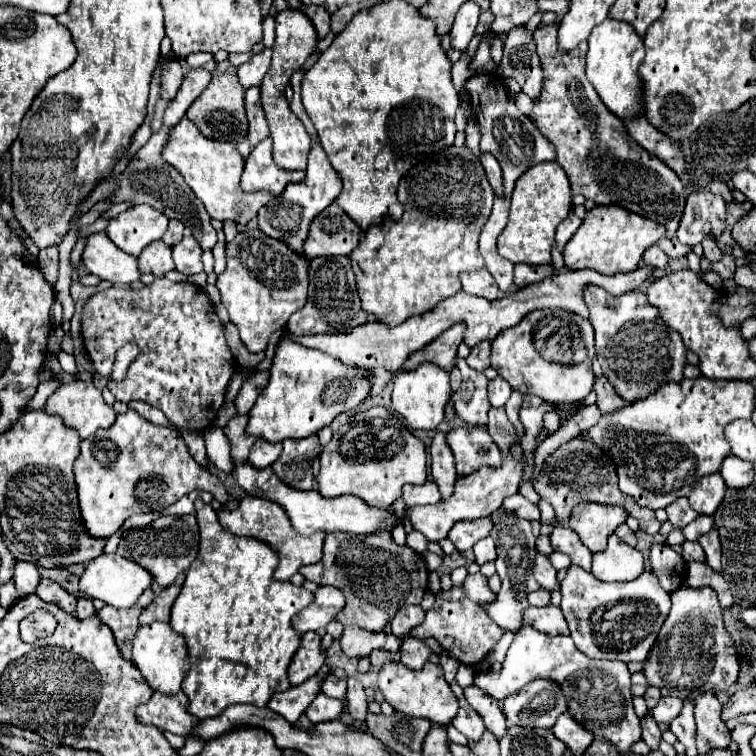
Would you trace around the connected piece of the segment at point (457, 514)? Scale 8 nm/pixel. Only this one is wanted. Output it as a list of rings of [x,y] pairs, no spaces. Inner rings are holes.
[[[505,454],[503,456],[503,464],[499,468],[479,468],[479,472],[473,472],[471,476],[461,476],[457,478],[455,484],[455,492],[449,500],[439,502],[435,506],[413,506],[407,508],[407,518],[411,520],[411,524],[415,526],[415,530],[419,530],[421,534],[427,536],[427,540],[439,542],[443,538],[447,538],[451,526],[459,520],[475,520],[475,518],[487,518],[491,516],[491,512],[495,512],[503,498],[517,494],[519,490],[519,482],[523,478],[523,470],[525,470],[525,460],[515,458],[513,454]]]

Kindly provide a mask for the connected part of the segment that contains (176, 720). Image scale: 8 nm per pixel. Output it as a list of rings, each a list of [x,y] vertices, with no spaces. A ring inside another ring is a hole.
[[[153,692],[151,700],[147,704],[141,704],[135,714],[141,724],[157,726],[161,732],[189,736],[199,720],[195,720],[195,716],[187,712],[187,704],[189,700],[183,692],[171,696],[163,692]]]

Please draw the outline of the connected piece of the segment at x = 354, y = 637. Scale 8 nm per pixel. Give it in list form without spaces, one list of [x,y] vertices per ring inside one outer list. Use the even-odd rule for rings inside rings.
[[[347,626],[343,636],[339,638],[341,650],[349,658],[363,658],[369,656],[373,650],[387,650],[397,652],[401,648],[401,640],[389,632],[367,632],[355,626]]]

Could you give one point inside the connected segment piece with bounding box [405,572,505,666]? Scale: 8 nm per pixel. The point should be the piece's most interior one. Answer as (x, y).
(457, 621)

